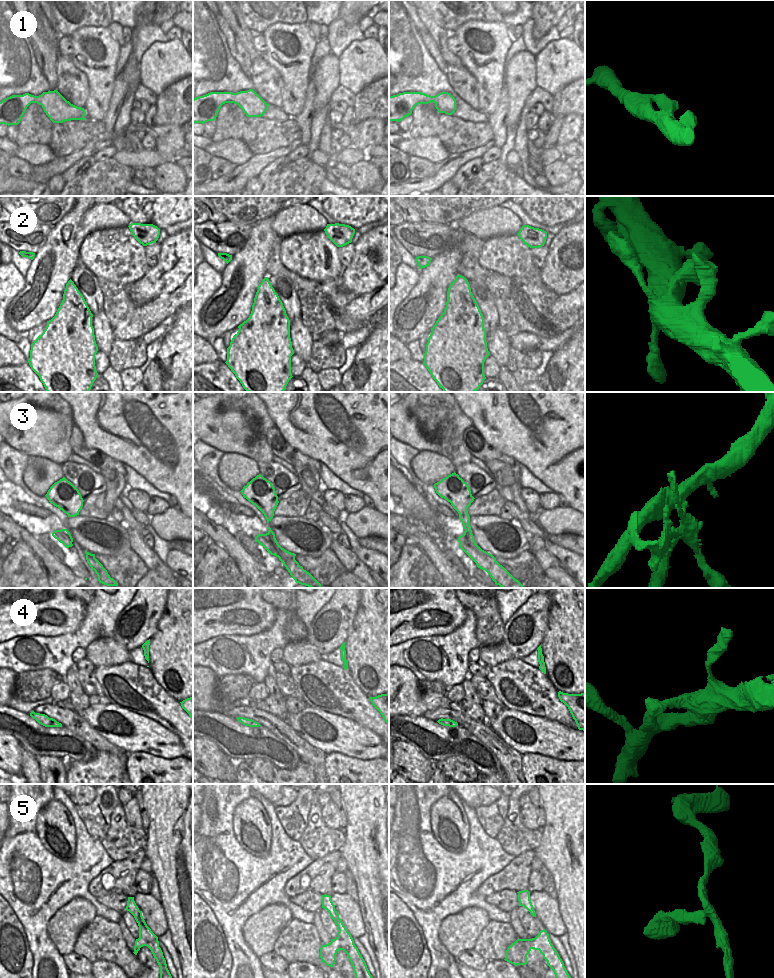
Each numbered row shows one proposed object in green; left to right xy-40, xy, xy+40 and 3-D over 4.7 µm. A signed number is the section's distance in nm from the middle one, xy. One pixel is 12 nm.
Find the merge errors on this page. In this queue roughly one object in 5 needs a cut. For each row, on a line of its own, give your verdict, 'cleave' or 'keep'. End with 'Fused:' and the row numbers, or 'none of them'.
1: keep
2: keep
3: cleave
4: keep
5: keep
Fused: 3

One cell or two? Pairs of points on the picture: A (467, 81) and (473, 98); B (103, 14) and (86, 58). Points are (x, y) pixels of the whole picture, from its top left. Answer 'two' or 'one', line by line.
A: one
B: two

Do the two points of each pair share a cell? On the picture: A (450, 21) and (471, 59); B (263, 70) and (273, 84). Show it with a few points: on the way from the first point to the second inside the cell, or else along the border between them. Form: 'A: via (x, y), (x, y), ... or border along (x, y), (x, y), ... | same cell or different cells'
A: border along (476, 19), (464, 22), (454, 31) | different cells
B: via (263, 73), (270, 81) | same cell

